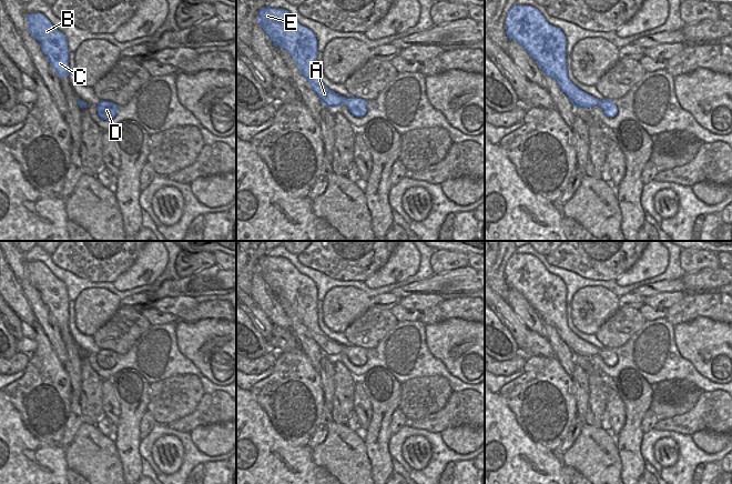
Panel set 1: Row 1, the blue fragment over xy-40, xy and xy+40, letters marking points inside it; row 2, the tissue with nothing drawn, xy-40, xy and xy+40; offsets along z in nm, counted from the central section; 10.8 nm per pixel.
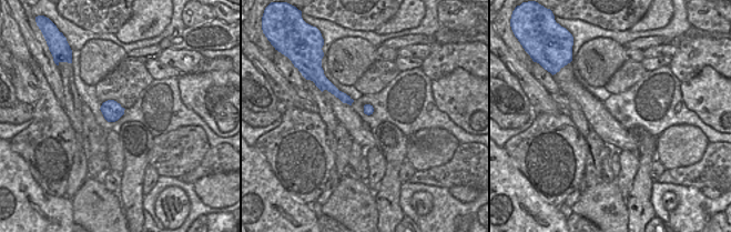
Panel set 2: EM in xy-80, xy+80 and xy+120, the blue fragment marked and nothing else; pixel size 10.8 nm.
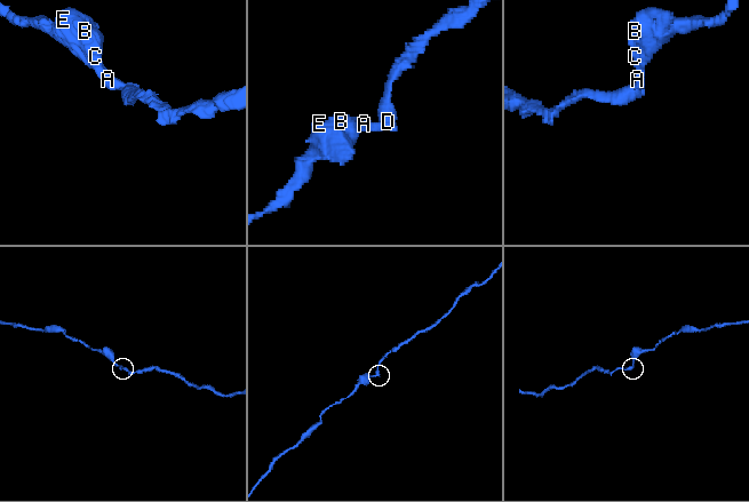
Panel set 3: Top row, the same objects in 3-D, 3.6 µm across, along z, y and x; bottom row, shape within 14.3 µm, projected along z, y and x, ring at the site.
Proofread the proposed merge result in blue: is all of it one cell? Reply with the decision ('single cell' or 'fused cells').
single cell

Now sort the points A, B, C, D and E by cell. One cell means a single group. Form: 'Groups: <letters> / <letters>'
Groups: A B C D E.

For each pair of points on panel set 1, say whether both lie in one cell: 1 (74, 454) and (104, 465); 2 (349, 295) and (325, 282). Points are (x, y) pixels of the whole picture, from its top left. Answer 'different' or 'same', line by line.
1: same
2: different

